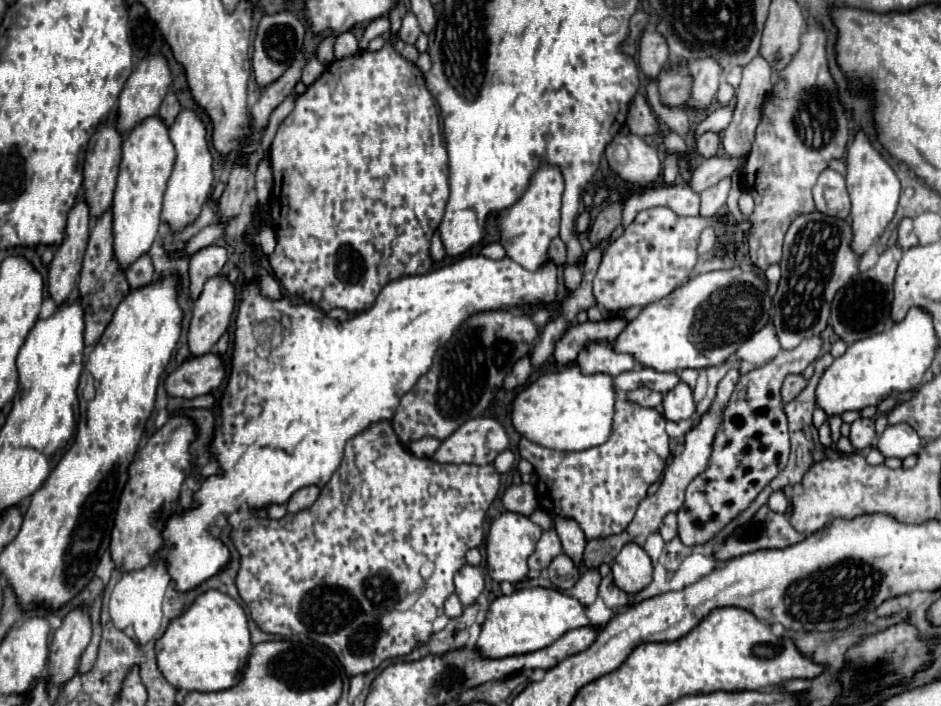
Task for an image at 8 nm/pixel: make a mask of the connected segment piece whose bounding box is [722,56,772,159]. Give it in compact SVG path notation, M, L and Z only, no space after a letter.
M756 56L746 68L744 68L744 74L742 74L742 82L736 90L736 108L734 108L734 116L732 116L732 122L730 126L724 130L724 136L722 136L722 146L728 156L736 158L746 159L750 153L750 146L754 142L754 130L760 122L760 114L762 114L762 104L766 100L766 94L770 94L772 90L772 84L770 84L770 76L772 76L772 70L768 66L768 62L760 56Z

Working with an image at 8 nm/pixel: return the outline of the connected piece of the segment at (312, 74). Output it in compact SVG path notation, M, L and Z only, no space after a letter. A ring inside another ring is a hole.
M310 56L308 58L308 64L304 64L304 72L302 72L302 82L306 84L306 86L310 86L320 74L324 72L324 66L314 58L314 56Z

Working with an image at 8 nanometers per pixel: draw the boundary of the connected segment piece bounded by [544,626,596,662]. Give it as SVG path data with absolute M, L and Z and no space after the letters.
M584 626L584 628L576 628L576 630L570 630L566 632L564 636L560 636L554 644L546 646L544 652L554 658L556 662L572 656L572 654L578 654L582 650L586 650L596 638L596 628L592 626Z

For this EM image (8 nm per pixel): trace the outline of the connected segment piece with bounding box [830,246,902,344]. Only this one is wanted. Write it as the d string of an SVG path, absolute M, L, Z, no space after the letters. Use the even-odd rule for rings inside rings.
M900 246L886 248L886 252L880 256L874 268L856 274L842 290L838 290L832 302L830 326L840 336L840 340L844 340L846 344L852 344L856 340L862 340L862 338L868 338L872 334L880 334L886 330L888 318L890 318L890 302L894 298L892 282L894 282L894 274L896 274L896 266L900 258L902 258Z

